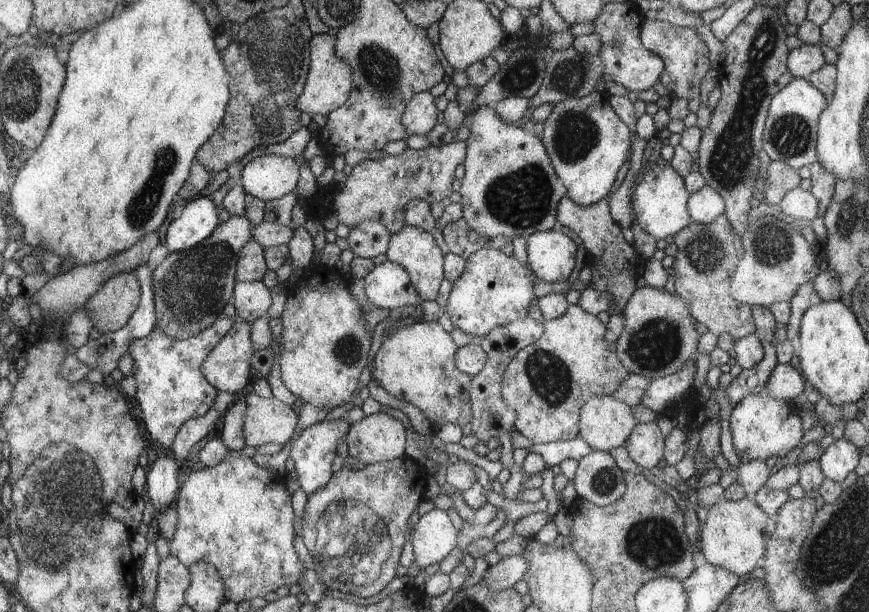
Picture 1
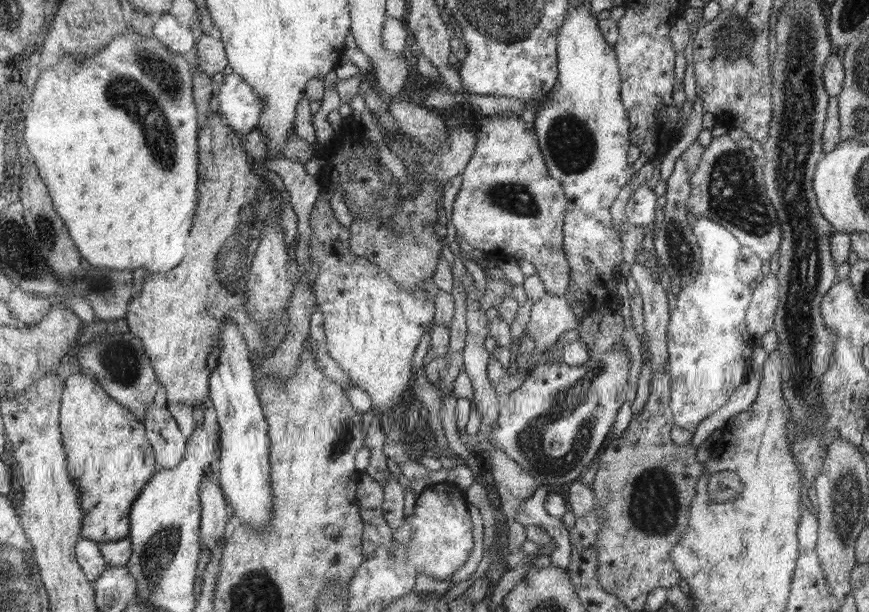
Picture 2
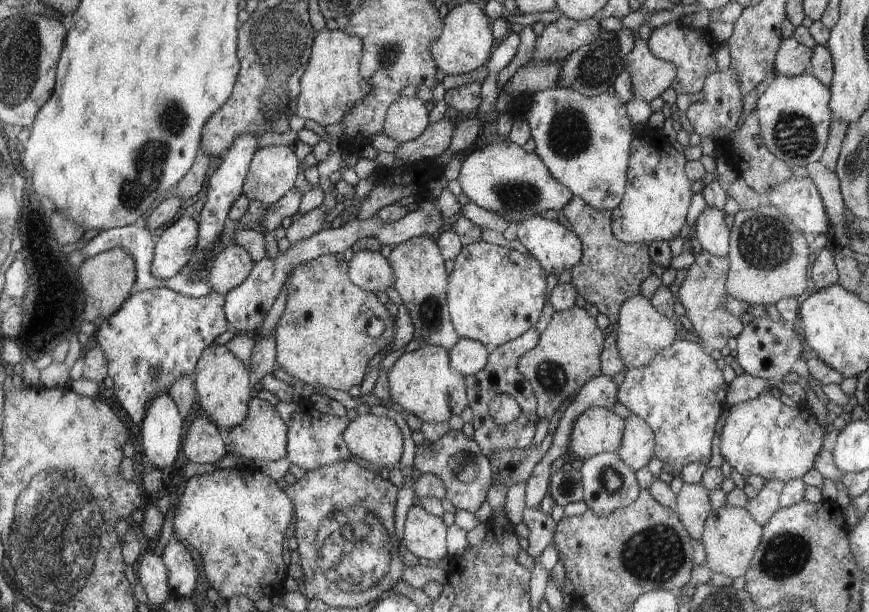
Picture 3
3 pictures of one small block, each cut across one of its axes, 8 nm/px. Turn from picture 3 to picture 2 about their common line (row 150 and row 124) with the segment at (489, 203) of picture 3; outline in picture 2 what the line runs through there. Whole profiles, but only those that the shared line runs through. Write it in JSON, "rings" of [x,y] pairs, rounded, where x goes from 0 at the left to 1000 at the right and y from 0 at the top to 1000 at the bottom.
{"rings":[[[559,188],[548,194],[541,206],[550,221],[550,235],[532,284],[532,306],[525,317],[518,353],[526,376],[527,392],[533,392],[545,408],[555,410],[560,420],[575,415],[582,422],[611,428],[618,438],[617,448],[626,462],[629,477],[649,485],[656,458],[655,428],[647,407],[652,325],[646,299],[638,294],[628,278],[617,212],[605,209],[601,191],[593,188]]]}

